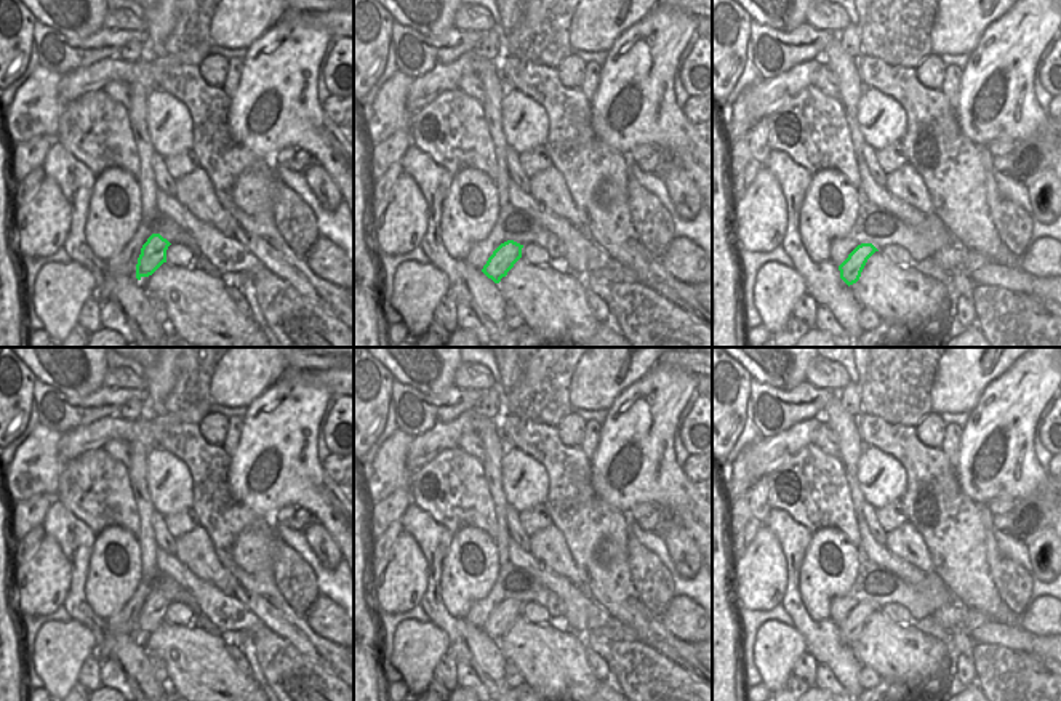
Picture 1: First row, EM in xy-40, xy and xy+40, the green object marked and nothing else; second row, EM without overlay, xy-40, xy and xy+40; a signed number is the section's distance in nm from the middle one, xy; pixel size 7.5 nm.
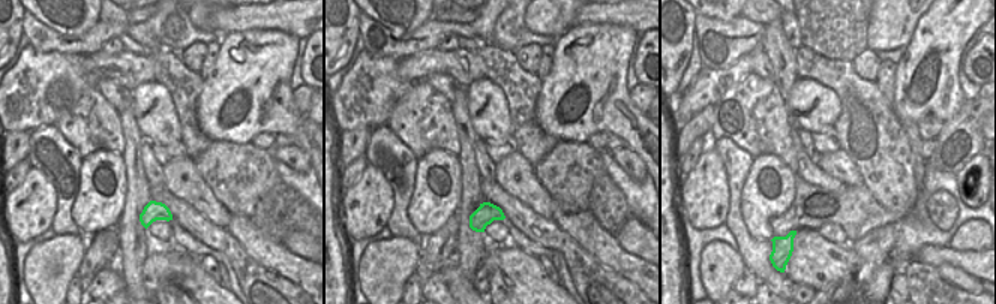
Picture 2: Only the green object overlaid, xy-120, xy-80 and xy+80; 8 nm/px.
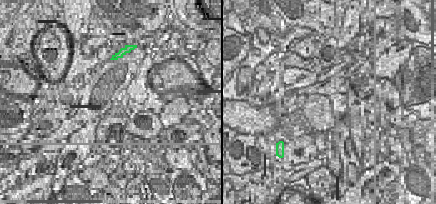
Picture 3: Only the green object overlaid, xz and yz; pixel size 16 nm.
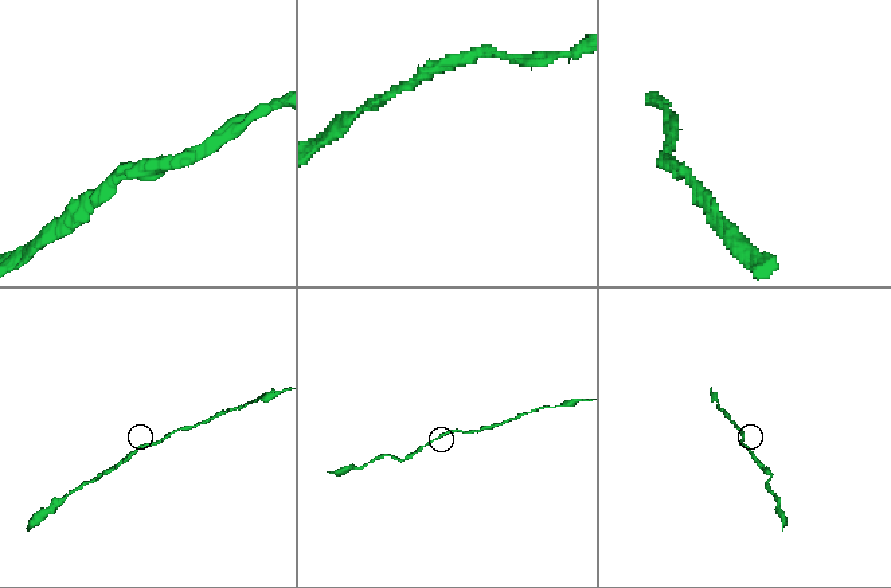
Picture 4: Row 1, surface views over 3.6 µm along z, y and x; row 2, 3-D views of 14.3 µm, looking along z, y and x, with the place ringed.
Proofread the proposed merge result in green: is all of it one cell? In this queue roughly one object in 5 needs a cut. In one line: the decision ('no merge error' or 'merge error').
no merge error

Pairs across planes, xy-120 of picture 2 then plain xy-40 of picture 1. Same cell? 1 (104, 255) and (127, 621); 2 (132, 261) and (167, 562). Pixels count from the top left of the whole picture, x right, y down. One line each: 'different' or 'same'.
1: same
2: different

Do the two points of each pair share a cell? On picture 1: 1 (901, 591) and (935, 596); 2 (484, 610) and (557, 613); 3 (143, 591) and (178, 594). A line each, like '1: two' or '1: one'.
1: one
2: one
3: one

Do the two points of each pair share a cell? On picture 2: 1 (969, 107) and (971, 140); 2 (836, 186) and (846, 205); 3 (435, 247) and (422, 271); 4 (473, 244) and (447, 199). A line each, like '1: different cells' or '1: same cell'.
1: same cell
2: different cells
3: same cell
4: different cells

